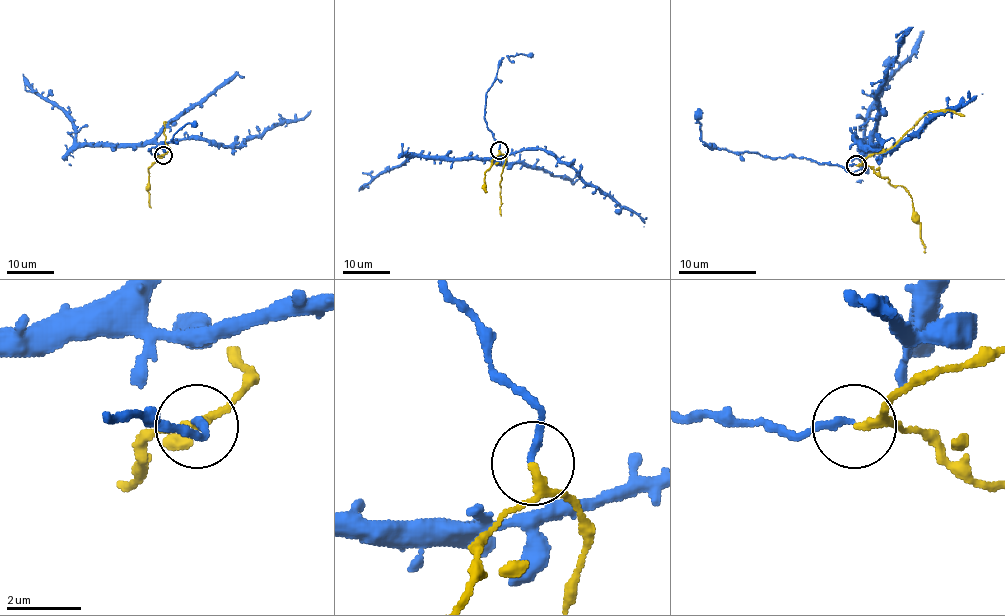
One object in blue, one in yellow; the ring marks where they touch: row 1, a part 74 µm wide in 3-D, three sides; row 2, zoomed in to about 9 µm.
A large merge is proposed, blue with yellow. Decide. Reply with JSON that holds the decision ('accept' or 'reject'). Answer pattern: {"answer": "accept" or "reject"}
{"answer": "accept"}

